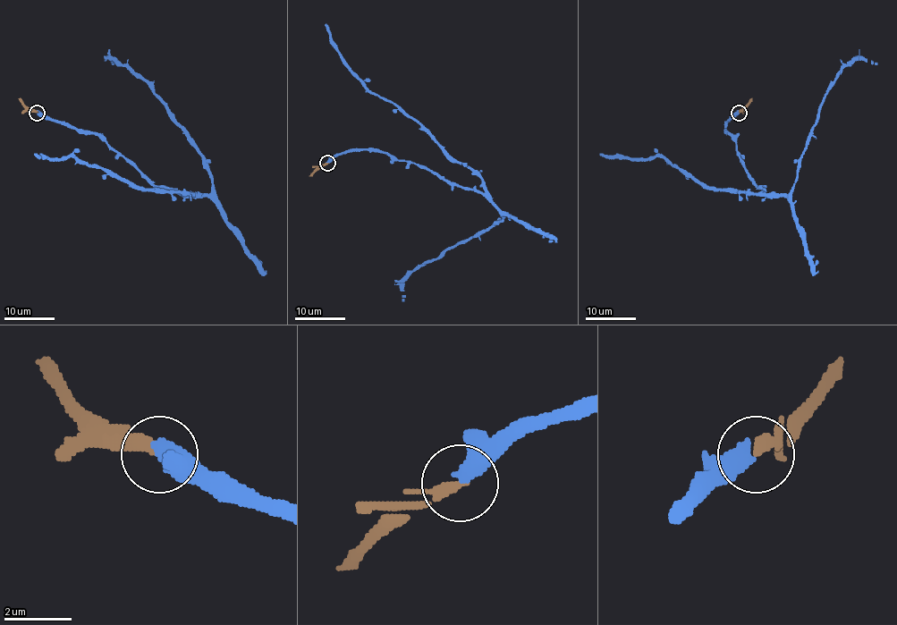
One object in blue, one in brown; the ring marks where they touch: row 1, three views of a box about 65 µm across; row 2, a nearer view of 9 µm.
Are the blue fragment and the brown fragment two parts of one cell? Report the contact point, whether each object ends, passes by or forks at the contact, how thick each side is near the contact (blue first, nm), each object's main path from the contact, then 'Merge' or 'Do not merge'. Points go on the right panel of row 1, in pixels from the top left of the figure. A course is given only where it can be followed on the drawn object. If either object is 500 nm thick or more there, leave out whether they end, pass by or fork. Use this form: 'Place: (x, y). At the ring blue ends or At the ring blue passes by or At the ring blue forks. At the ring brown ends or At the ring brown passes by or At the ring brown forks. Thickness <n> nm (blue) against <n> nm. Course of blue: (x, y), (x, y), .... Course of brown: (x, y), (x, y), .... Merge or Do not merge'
Place: (739, 113). Thickness 550 nm (blue) against 260 nm. Course of blue: (738, 112), (725, 129), (735, 142), (741, 164), (767, 196), (707, 190), (661, 156), (631, 159), (600, 154). Course of brown: (740, 112), (752, 98). Merge

